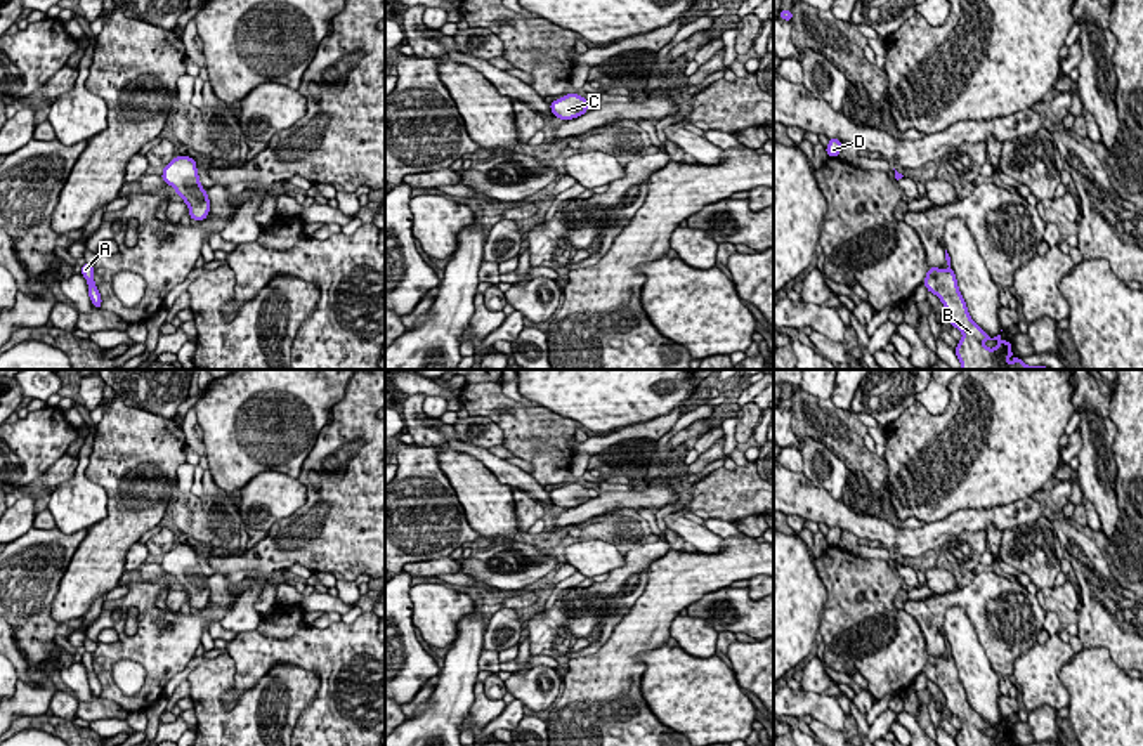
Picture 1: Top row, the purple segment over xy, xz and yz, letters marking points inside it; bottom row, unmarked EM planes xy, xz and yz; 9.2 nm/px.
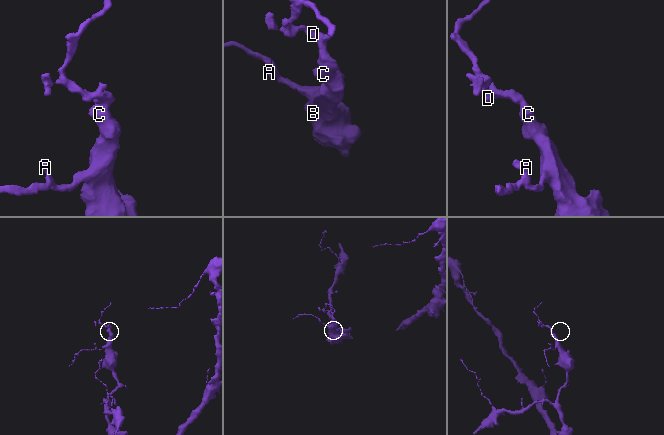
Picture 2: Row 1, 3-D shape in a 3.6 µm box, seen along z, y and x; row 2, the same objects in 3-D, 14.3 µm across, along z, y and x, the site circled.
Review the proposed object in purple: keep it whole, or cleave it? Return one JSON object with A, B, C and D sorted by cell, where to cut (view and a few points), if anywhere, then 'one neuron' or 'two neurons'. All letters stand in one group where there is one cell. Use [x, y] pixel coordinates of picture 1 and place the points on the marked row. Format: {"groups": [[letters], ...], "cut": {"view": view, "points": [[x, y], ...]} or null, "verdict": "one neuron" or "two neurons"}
{"groups": [["A", "B", "C", "D"]], "cut": null, "verdict": "one neuron"}

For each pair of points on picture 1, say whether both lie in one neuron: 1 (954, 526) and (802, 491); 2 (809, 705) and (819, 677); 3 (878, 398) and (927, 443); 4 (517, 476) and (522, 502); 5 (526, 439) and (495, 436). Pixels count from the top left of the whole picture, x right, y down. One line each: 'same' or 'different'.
1: same
2: different
3: different
4: different
5: different

